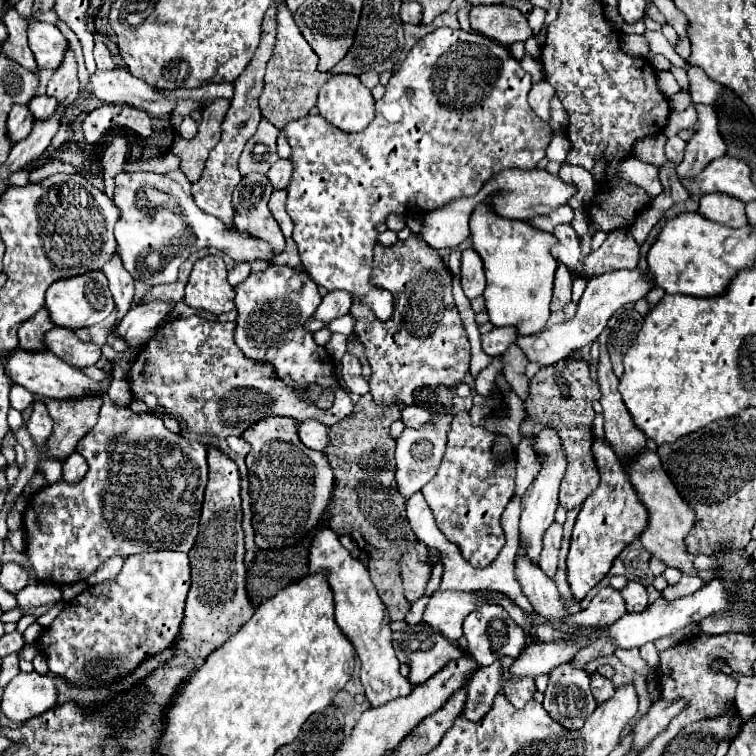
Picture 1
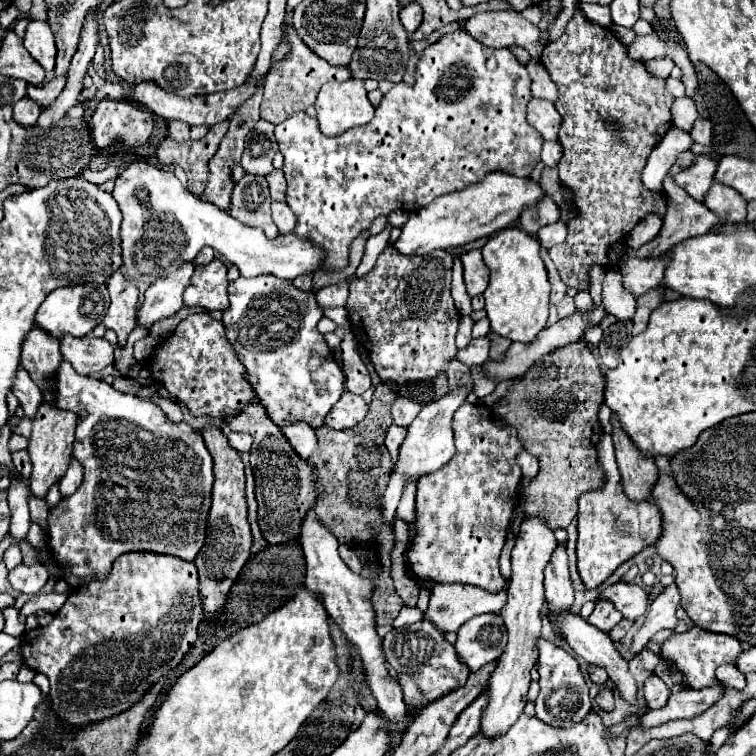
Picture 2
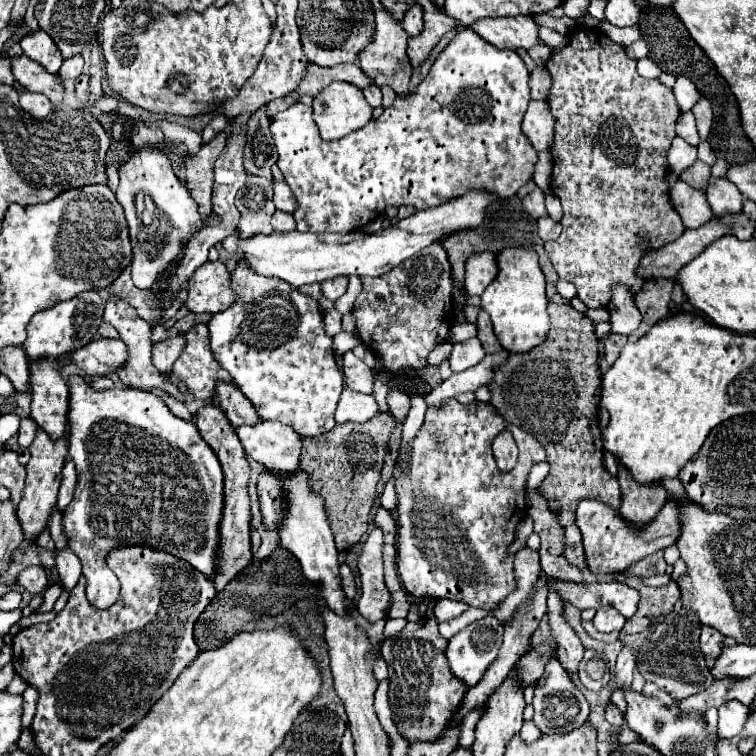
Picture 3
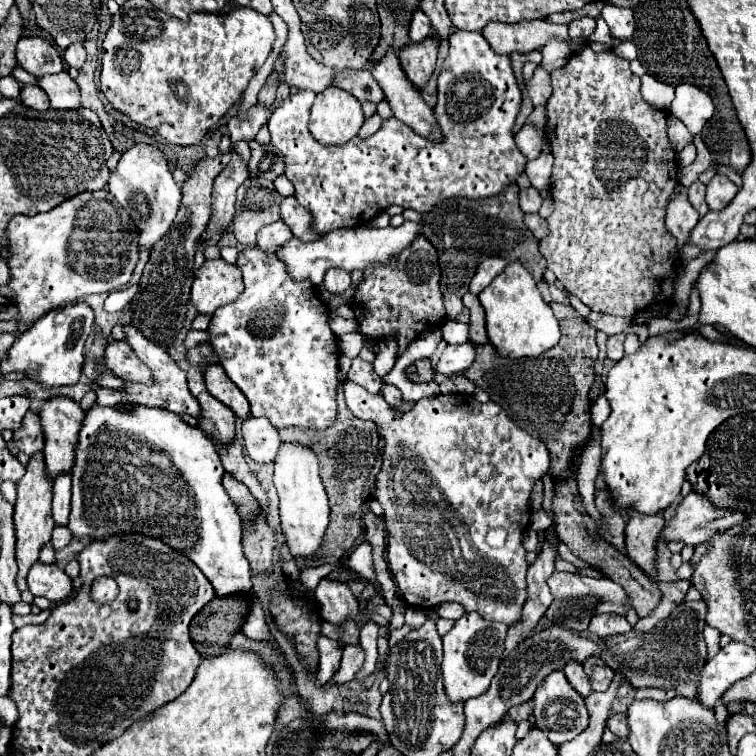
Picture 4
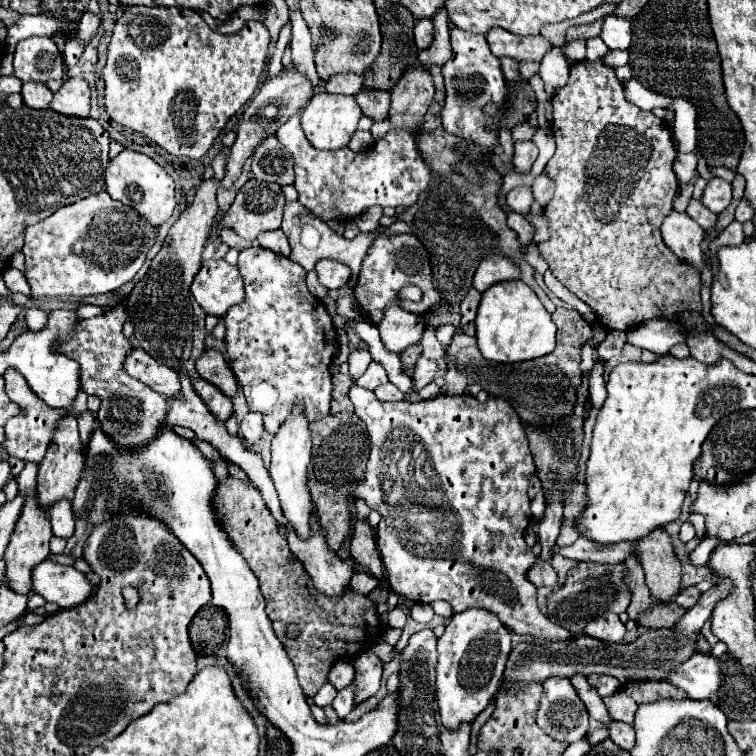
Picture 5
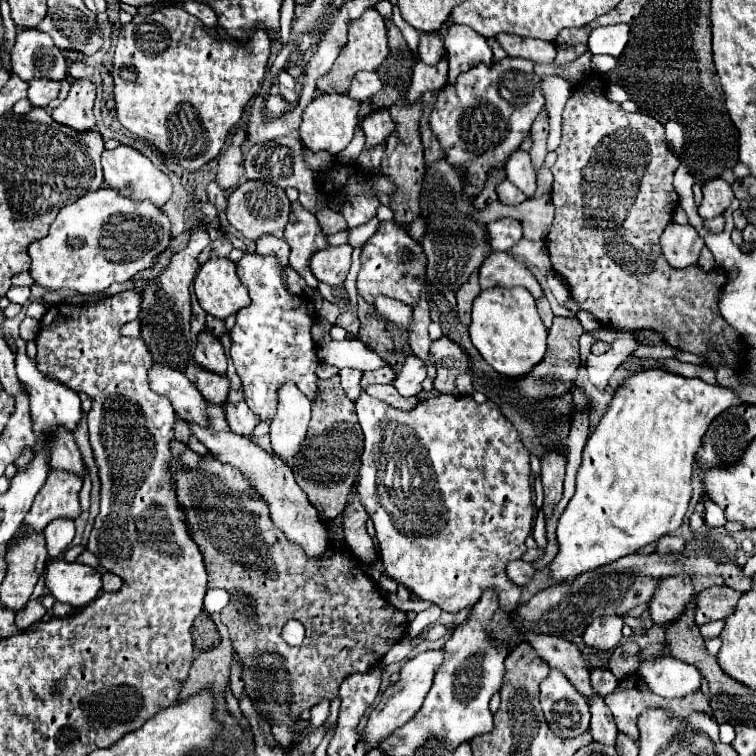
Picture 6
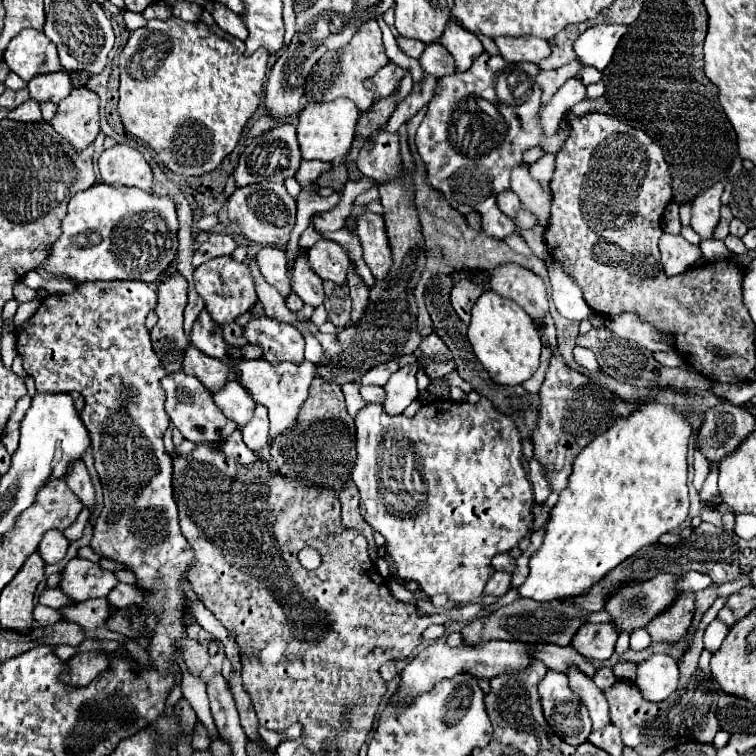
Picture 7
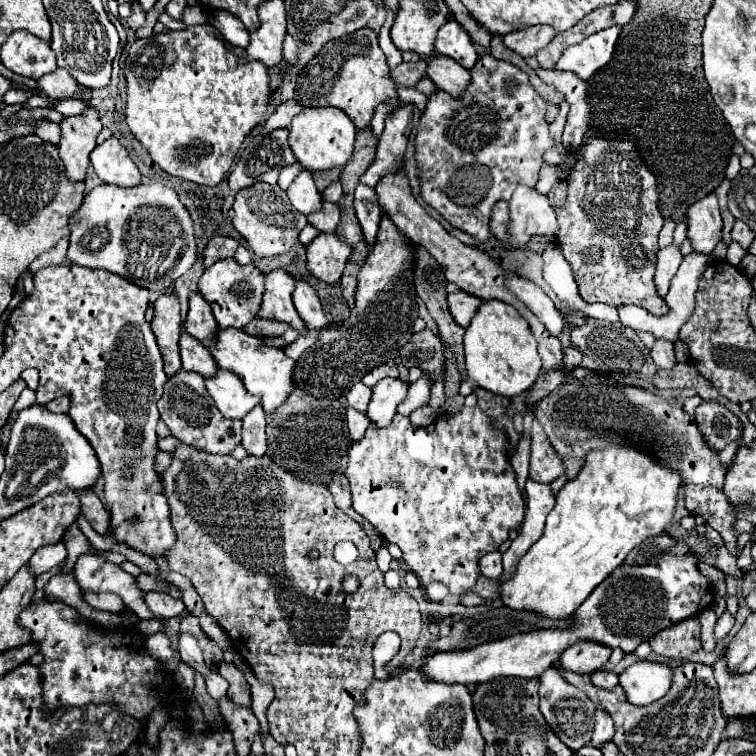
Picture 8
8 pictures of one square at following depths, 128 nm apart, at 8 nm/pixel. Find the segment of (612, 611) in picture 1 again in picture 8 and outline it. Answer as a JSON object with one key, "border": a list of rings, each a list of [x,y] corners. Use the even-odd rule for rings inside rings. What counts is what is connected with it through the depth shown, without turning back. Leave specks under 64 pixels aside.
{"border":[[[574,644],[560,658],[560,668],[576,674],[592,674],[608,662],[610,654],[612,650],[602,644]]]}

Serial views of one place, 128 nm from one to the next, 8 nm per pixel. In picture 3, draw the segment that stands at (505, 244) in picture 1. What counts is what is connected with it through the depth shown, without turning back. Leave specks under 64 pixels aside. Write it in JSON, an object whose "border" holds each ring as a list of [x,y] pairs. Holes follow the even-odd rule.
{"border":[[[506,248],[498,254],[498,276],[482,294],[482,308],[490,314],[494,334],[508,352],[530,352],[548,338],[548,298],[544,292],[544,274],[538,268],[538,256],[524,248]]]}

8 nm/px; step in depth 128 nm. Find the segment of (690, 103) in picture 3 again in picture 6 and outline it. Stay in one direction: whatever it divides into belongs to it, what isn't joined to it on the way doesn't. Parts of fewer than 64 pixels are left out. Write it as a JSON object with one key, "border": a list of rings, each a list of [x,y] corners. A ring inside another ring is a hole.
{"border":[[[666,122],[664,128],[666,128],[668,146],[670,146],[676,154],[682,154],[682,148],[684,148],[684,128],[682,128],[678,122]]]}

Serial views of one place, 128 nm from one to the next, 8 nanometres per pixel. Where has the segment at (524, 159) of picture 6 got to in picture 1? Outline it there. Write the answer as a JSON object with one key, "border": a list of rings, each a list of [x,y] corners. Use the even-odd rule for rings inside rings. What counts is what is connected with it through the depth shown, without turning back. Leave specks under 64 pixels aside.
{"border":[[[538,82],[532,86],[530,94],[528,94],[528,104],[530,108],[536,112],[538,118],[542,118],[544,122],[550,122],[550,96],[554,94],[554,88],[548,82]]]}

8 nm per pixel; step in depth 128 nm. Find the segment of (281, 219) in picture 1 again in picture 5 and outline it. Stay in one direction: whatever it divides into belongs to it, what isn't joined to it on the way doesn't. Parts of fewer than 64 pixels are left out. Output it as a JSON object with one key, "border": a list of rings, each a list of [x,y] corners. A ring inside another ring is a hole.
{"border":[[[272,230],[272,232],[262,232],[258,236],[258,244],[266,250],[272,250],[272,252],[278,252],[282,256],[288,256],[290,254],[290,244],[284,236],[282,230]]]}

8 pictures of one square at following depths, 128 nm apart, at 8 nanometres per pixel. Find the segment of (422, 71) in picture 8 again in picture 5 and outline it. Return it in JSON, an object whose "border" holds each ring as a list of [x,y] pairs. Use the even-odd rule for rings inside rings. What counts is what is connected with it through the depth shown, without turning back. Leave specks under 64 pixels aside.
{"border":[[[340,74],[324,82],[324,90],[334,92],[334,94],[358,94],[362,88],[364,88],[362,74]]]}

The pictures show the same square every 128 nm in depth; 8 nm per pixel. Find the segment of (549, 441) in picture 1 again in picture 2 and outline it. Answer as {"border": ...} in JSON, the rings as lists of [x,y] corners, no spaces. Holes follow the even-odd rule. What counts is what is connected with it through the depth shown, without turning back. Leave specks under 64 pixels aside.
{"border":[[[528,516],[518,532],[516,546],[512,550],[512,576],[508,586],[508,598],[500,612],[496,612],[508,630],[508,642],[502,656],[500,666],[492,674],[488,686],[488,706],[480,718],[480,734],[488,740],[502,736],[508,728],[518,720],[526,706],[526,694],[530,686],[530,670],[538,660],[538,636],[540,636],[540,610],[544,606],[544,584],[542,572],[550,562],[554,548],[558,546],[554,532],[534,516]]]}

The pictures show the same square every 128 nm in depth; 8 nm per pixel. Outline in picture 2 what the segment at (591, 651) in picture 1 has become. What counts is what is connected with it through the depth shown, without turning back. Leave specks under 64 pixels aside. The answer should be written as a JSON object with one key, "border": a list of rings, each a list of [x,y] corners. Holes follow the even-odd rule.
{"border":[[[623,619],[620,624],[612,628],[612,632],[609,632],[609,637],[612,638],[614,642],[620,642],[622,638],[626,636],[628,630],[630,630],[630,626],[632,626],[632,624],[634,624],[632,620]]]}

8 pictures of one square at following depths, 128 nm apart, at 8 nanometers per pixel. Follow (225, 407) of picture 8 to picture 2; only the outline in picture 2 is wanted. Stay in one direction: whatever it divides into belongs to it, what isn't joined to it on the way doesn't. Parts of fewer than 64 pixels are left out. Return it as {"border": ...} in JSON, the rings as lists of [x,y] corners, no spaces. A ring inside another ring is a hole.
{"border":[[[288,424],[282,428],[282,434],[302,460],[316,450],[316,434],[312,428],[308,428],[308,424]],[[228,432],[230,444],[232,448],[236,448],[238,452],[250,452],[252,450],[252,436],[244,434],[244,432]]]}

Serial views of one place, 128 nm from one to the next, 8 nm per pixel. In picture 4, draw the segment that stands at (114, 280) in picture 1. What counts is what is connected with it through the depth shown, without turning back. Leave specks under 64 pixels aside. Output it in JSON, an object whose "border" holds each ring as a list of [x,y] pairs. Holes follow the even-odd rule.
{"border":[[[124,326],[124,332],[126,332],[126,342],[134,348],[134,352],[140,356],[140,360],[144,360],[144,364],[148,364],[148,368],[152,368],[152,374],[156,376],[156,384],[150,384],[150,386],[128,384],[128,392],[124,392],[124,400],[132,402],[132,404],[142,404],[148,408],[162,408],[162,410],[170,410],[174,414],[190,414],[194,418],[200,418],[200,404],[188,390],[186,372],[172,360],[172,356],[164,348],[152,344],[150,340],[144,340],[144,336],[140,336],[140,332],[136,332],[136,328]],[[96,392],[96,404],[114,406],[116,402],[120,402],[120,392]]]}

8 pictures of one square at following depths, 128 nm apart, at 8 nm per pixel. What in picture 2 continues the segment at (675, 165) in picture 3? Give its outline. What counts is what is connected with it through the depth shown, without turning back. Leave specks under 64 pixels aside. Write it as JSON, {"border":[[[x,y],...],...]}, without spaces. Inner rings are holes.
{"border":[[[672,126],[668,136],[664,136],[664,140],[648,156],[646,168],[642,172],[644,186],[648,186],[650,190],[662,190],[662,180],[670,172],[678,154],[690,150],[692,144],[694,144],[694,140],[690,138],[688,132]]]}

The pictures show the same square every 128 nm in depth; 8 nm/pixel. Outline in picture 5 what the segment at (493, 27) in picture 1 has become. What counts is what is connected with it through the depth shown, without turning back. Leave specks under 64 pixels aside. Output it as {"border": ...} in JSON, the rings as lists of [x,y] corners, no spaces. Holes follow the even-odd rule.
{"border":[[[496,28],[492,32],[486,34],[488,44],[492,54],[500,56],[510,56],[518,62],[522,60],[534,60],[540,62],[544,58],[544,54],[552,48],[548,40],[544,40],[542,36],[512,36],[508,32],[504,32],[502,28]],[[572,42],[572,44],[564,44],[564,54],[574,58],[574,60],[582,60],[586,56],[586,46],[584,42]]]}

